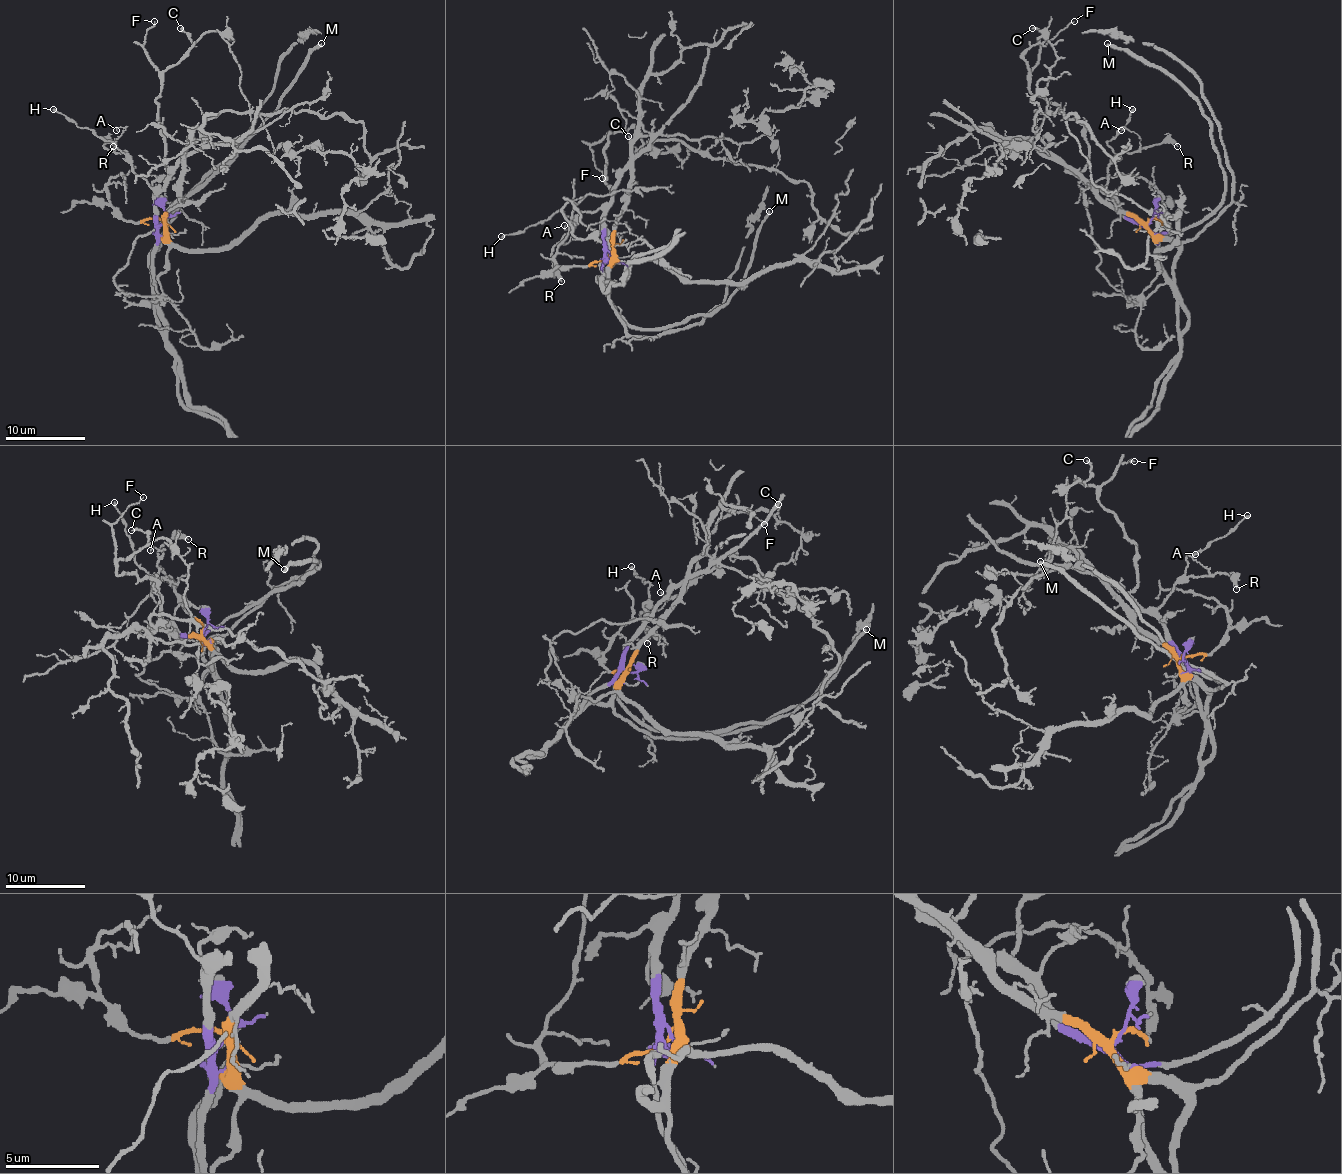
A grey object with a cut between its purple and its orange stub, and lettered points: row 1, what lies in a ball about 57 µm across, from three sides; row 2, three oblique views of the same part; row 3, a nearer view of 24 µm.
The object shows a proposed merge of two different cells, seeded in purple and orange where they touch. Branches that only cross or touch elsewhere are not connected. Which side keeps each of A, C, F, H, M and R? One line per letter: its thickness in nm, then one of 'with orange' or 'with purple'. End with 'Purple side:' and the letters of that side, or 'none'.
A: calibre 110 nm; with purple
C: calibre 160 nm; with purple
F: calibre 90 nm; with purple
H: calibre 190 nm; with purple
M: calibre 280 nm; with purple
R: calibre 200 nm; with purple
Purple side: A, C, F, H, M, R

